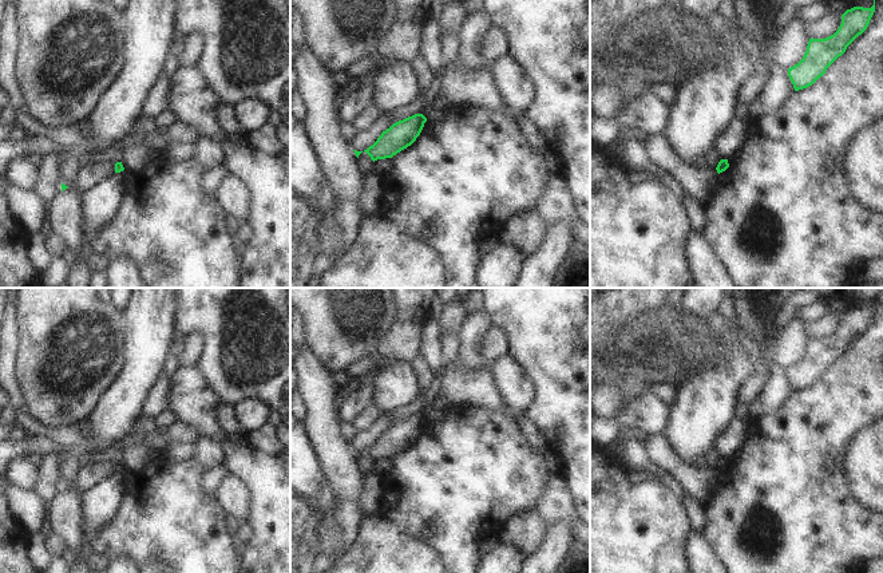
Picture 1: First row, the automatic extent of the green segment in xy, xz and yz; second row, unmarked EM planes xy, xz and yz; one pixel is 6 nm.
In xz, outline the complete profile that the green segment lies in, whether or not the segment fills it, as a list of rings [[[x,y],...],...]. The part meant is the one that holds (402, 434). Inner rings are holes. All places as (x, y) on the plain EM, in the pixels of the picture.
[[[415,414],[399,420],[383,431],[377,440],[364,451],[373,462],[392,458],[416,440],[425,422],[427,418],[423,414]]]

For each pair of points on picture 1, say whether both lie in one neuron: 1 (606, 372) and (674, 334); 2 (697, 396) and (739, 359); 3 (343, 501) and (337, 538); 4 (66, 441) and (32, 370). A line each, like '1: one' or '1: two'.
1: one
2: one
3: one
4: two

